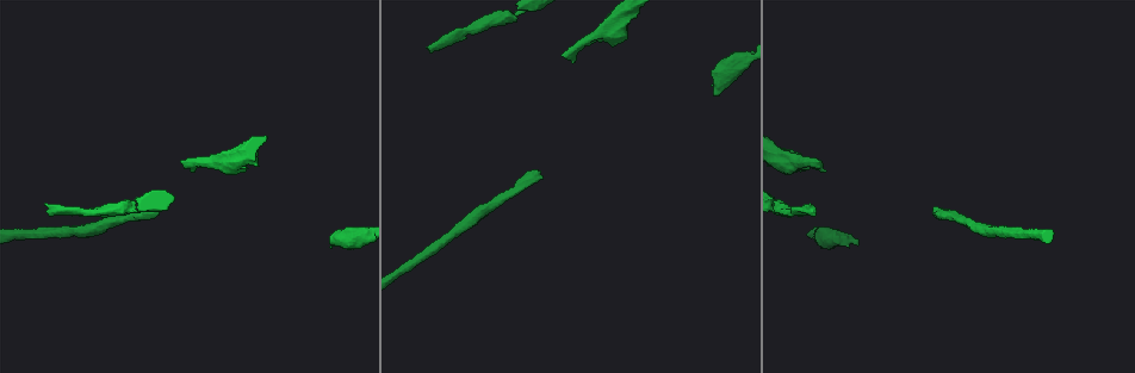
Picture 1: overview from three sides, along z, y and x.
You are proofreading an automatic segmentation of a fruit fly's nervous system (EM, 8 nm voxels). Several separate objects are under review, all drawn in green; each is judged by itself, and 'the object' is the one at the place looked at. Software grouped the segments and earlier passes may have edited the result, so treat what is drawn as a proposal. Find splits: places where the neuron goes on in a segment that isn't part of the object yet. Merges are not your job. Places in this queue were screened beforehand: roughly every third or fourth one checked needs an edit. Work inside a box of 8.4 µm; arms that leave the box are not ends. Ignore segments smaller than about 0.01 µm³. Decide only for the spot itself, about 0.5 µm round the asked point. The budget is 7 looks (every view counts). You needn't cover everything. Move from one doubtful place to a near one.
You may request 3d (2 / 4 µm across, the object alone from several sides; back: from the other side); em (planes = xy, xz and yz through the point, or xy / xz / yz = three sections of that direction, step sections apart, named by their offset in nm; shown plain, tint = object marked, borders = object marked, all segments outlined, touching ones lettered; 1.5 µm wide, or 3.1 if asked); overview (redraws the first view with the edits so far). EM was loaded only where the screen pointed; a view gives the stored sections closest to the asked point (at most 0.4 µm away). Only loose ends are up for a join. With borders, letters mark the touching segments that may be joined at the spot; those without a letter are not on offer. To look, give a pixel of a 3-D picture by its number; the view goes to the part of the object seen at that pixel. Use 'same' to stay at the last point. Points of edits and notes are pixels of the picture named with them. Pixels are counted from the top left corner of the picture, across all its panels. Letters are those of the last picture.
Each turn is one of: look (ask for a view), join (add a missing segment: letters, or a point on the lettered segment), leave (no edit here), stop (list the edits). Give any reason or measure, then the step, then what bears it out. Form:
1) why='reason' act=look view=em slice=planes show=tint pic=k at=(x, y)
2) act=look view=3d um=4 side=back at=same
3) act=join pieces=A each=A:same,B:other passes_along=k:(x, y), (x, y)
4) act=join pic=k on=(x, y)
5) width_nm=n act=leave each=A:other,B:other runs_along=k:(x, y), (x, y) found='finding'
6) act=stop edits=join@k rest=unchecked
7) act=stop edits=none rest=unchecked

why='free end' act=look view=em slice=xz step=8 show=borders pic=1 at=(716, 93)

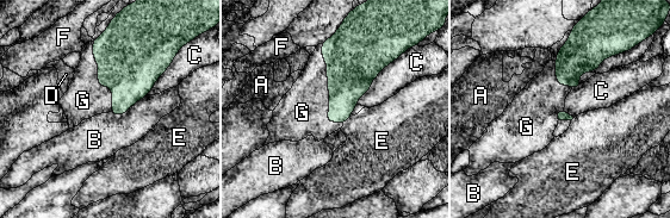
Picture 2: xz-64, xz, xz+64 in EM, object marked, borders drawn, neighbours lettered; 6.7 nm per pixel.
act=look view=em slice=planes show=borders at=same

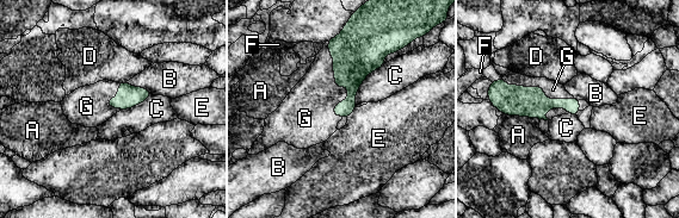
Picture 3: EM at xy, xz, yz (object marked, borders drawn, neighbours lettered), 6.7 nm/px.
act=join pieces=G each=A:other,B:other,C:other,D:other,E:other,F:other,G:same passes_along=3:(356, 55), (340, 88), (309, 106) found='it goes on there'

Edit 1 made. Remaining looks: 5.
why='see it whole again' act=look view=overview

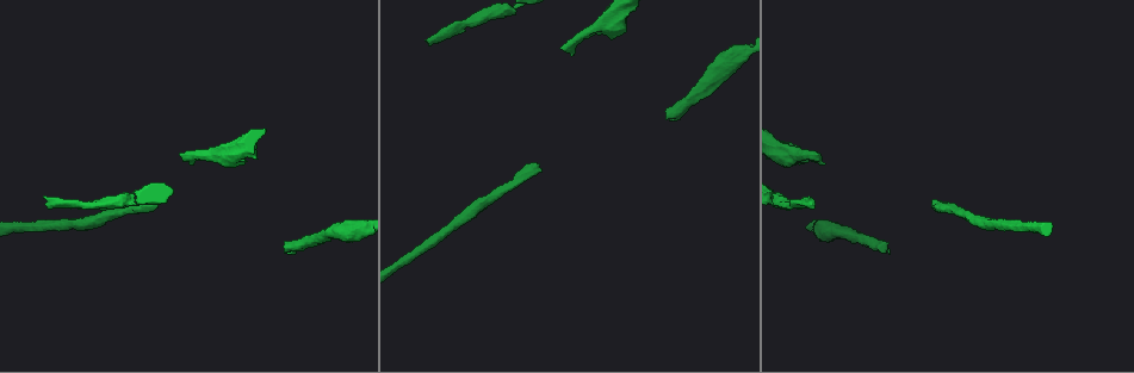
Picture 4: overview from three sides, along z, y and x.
why='free end' act=look view=em slice=xz step=8 show=borders pic=4 at=(809, 195)

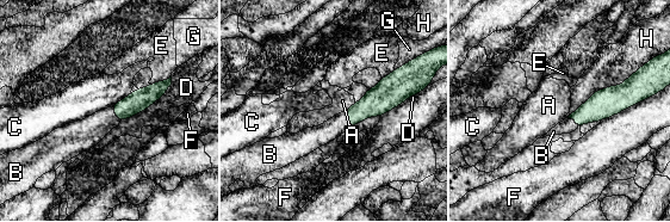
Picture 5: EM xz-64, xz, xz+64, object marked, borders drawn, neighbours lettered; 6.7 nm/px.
why='another direction' act=look view=em slice=planes show=borders at=same

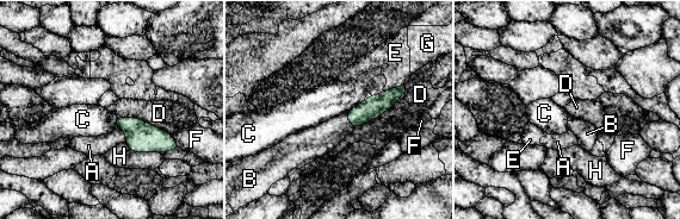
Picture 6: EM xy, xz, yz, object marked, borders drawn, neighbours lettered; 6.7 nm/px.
longest_contact=D:480nm act=join pieces=B each=A:other,B:same,C:other,D:other,E:other,F:other,G:other,H:other found='it goes on there'

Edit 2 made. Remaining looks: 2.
why='an open end' act=look view=3d um=4 side=back pic=4 at=(824, 164)

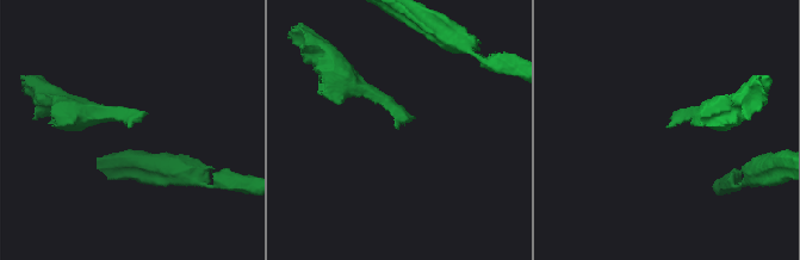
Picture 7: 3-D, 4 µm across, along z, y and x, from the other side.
act=look view=em um=3.1 slice=planes show=borders pic=7 at=(669, 128)

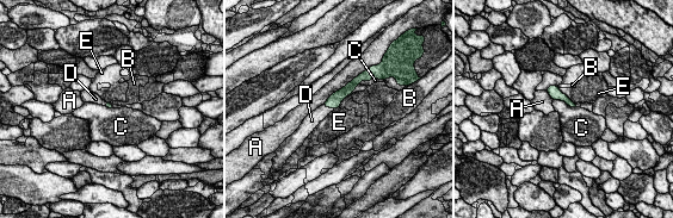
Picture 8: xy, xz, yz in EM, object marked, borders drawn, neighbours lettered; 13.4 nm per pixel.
act=join pieces=D each=A:other,B:other,C:other,D:same,E:other found='it goes on there'

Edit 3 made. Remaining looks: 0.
act=stop edits=join@3,join@6,join@8 rest=unchecked

